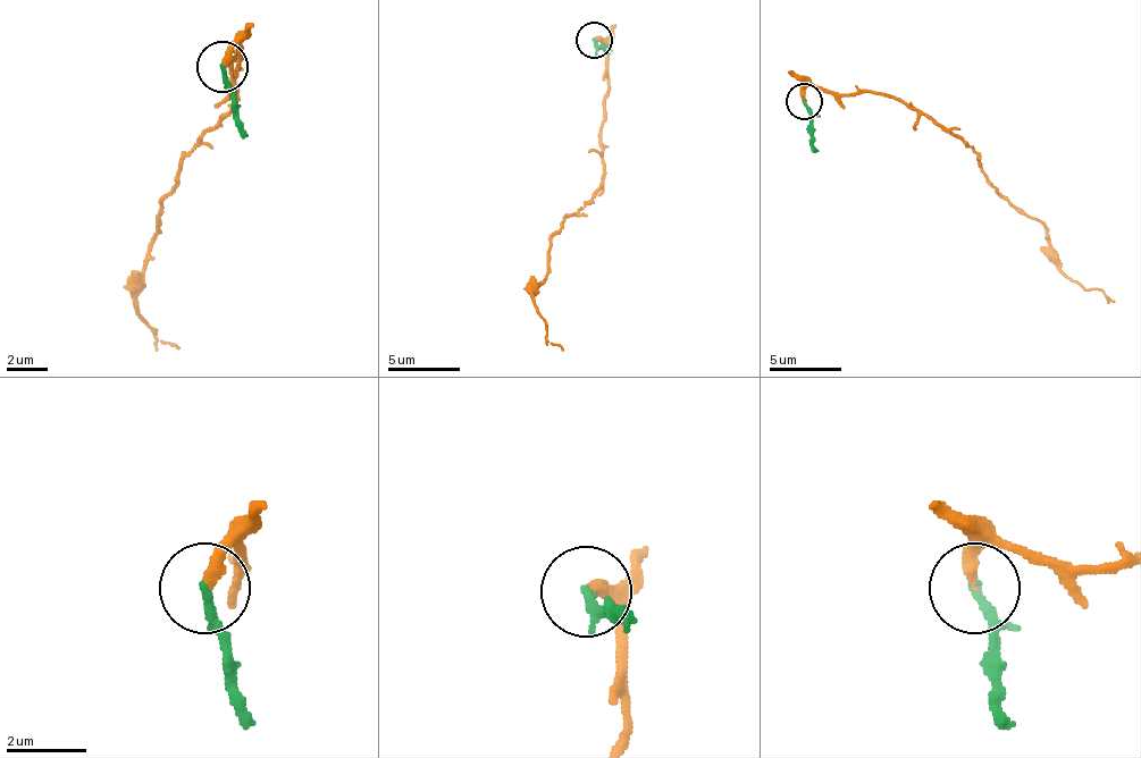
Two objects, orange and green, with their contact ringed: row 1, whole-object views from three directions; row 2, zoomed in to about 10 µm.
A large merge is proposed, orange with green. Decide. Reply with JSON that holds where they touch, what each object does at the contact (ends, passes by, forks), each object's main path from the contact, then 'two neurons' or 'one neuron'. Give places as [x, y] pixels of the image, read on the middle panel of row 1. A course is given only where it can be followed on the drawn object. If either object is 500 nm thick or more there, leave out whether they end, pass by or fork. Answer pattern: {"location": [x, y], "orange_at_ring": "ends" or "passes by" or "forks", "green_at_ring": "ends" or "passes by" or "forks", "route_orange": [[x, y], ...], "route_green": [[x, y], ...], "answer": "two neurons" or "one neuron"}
{"location": [594, 40], "orange_at_ring": "ends", "green_at_ring": "ends", "route_orange": [[593, 39], [604, 47], [607, 78], [604, 180], [550, 242], [546, 278], [531, 293], [546, 337], [564, 351]], "route_green": [[593, 39], [607, 53]], "answer": "one neuron"}

